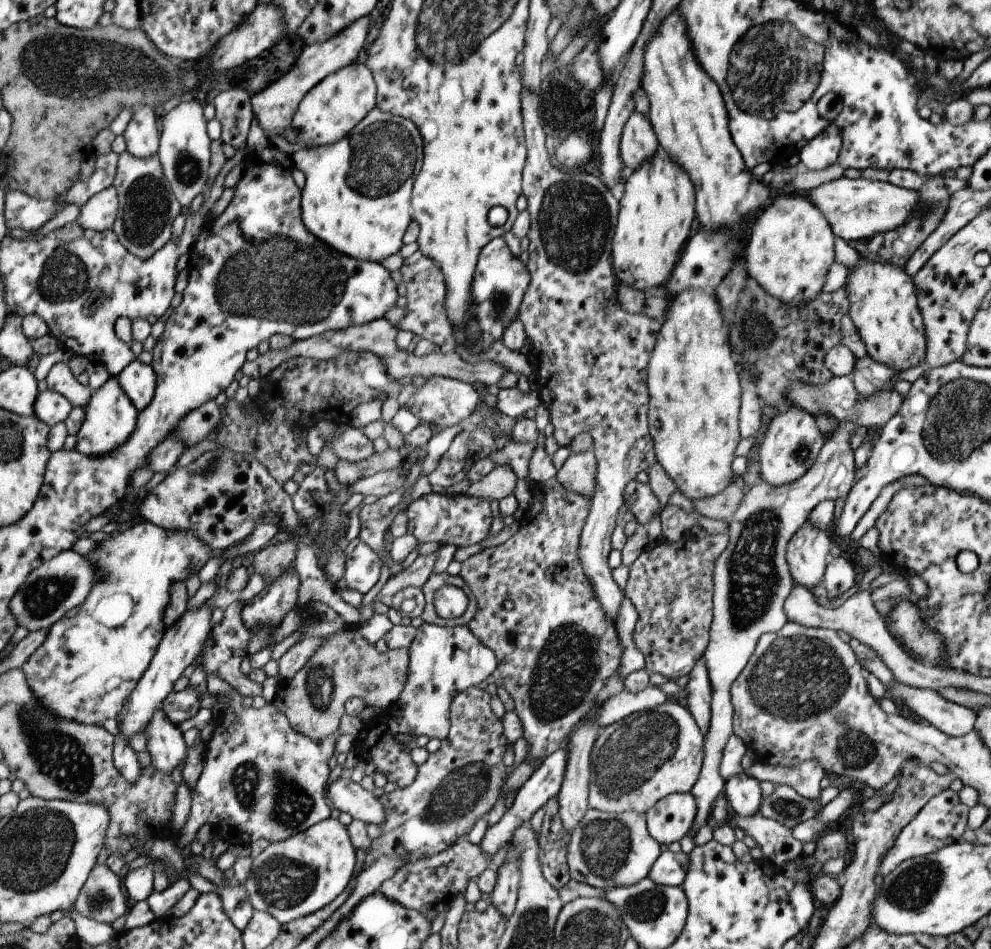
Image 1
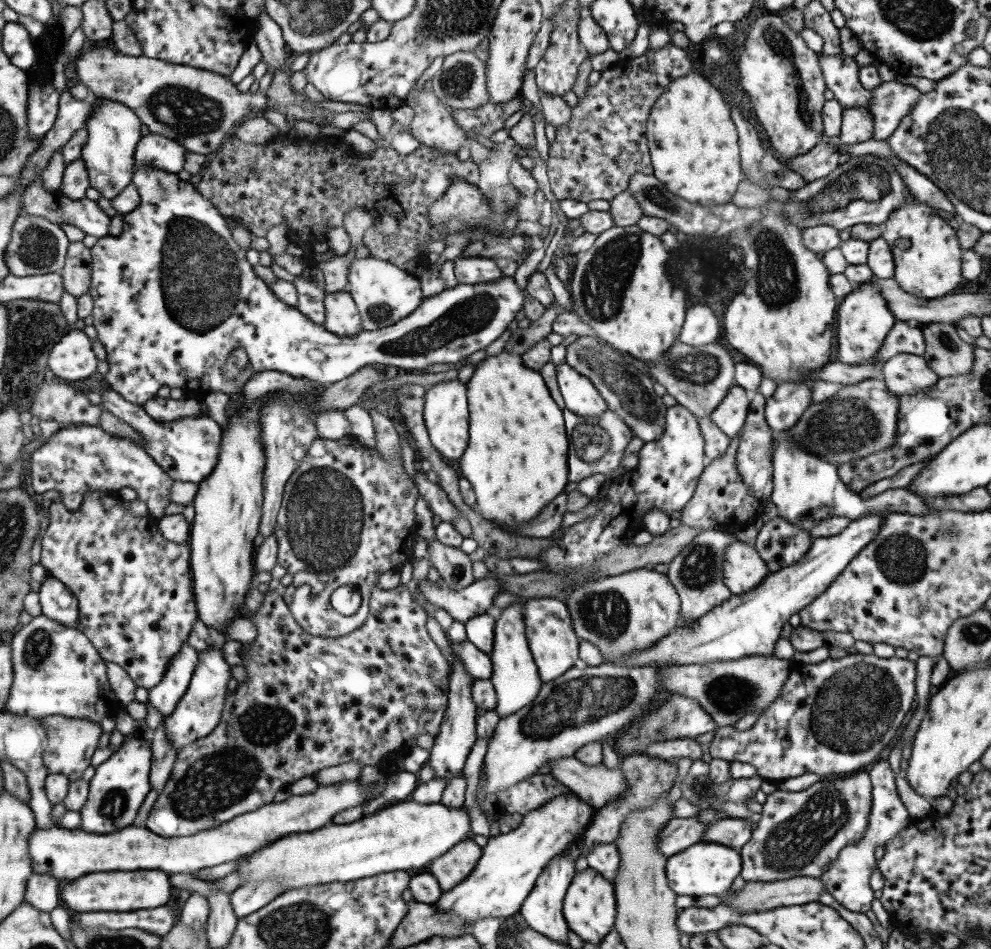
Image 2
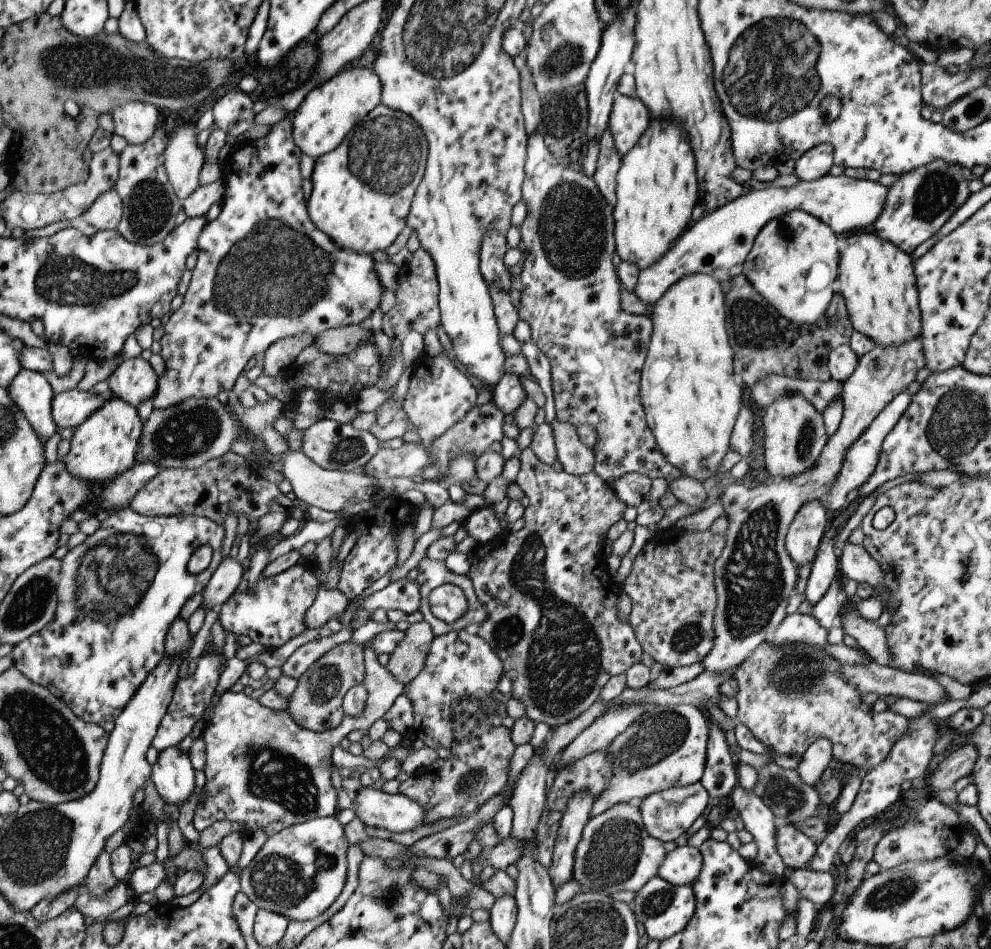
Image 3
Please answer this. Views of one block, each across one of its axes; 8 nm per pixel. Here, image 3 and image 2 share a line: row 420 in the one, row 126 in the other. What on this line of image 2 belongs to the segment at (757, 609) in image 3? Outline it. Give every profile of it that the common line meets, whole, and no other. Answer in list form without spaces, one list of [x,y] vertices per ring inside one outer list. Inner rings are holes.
[[[865,107],[843,109],[838,140],[841,144],[855,144],[871,139],[873,117]]]

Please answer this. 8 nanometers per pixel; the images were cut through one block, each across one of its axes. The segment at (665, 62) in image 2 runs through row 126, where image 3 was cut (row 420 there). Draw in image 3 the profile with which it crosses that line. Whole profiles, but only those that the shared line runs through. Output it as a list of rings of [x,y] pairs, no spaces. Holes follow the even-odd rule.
[[[533,131],[526,138],[526,157],[524,160],[524,177],[520,186],[522,194],[521,200],[526,206],[527,216],[519,227],[520,240],[526,247],[526,257],[524,265],[519,275],[519,305],[516,308],[518,320],[527,322],[530,328],[530,338],[535,346],[547,357],[550,366],[550,381],[552,397],[554,400],[555,420],[562,423],[569,423],[574,429],[579,425],[586,424],[592,426],[596,432],[596,443],[594,444],[594,469],[592,470],[604,484],[611,488],[611,484],[624,474],[636,472],[646,476],[649,480],[653,478],[664,478],[666,481],[676,479],[681,474],[674,466],[667,462],[663,455],[656,447],[655,439],[651,430],[648,429],[643,407],[639,400],[640,370],[642,369],[646,348],[653,329],[649,314],[636,315],[624,311],[620,307],[620,289],[621,284],[615,272],[614,258],[614,218],[612,215],[612,206],[600,196],[593,179],[584,175],[580,169],[572,169],[571,166],[561,166],[547,150],[546,144],[541,140],[539,131]]]

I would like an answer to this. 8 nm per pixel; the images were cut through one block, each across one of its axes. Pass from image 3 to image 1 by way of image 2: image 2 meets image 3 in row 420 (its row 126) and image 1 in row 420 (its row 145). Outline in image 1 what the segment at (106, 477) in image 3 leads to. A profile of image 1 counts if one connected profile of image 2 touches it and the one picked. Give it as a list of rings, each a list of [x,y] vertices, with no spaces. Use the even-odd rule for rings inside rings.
[[[115,376],[107,380],[89,396],[85,406],[83,422],[76,434],[74,449],[85,456],[102,456],[115,452],[123,446],[135,428],[138,412],[131,401],[123,394]]]

